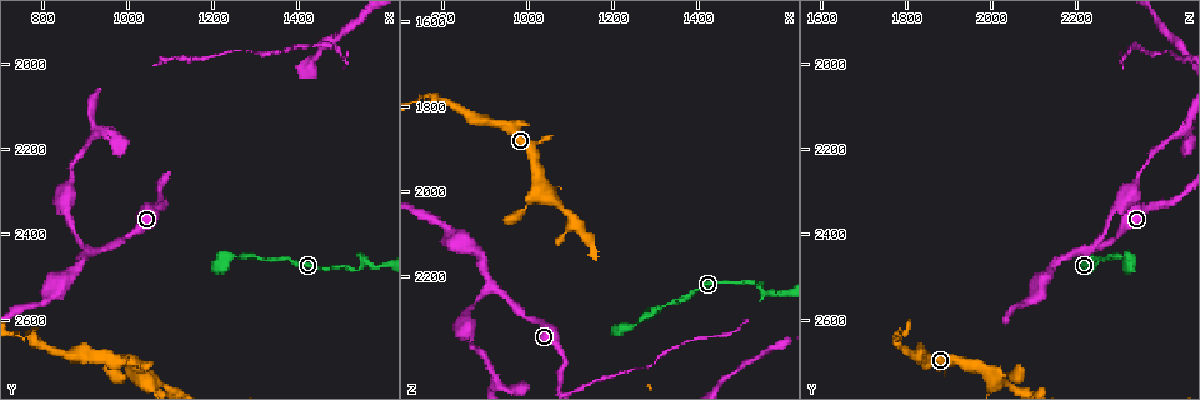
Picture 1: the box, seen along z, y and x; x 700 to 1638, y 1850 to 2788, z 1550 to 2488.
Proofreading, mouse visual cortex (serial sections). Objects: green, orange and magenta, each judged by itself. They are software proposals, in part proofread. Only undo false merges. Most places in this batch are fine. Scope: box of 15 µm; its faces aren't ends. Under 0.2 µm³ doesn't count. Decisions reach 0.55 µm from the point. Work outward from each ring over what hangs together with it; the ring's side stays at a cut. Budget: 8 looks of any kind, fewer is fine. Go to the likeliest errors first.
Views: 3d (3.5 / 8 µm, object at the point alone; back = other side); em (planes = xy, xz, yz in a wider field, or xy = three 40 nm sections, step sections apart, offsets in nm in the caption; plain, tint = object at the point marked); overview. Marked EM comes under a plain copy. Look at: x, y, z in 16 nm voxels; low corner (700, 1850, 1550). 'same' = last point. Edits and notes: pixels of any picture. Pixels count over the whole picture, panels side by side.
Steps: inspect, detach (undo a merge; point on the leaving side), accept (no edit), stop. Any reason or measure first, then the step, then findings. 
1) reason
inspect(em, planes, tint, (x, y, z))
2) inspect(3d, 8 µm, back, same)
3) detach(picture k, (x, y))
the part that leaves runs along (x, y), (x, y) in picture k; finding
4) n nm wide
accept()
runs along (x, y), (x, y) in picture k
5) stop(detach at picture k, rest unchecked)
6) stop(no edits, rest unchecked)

abrupt turn
inspect(3d, 3.5 µm, (1550, 2445, 2235))

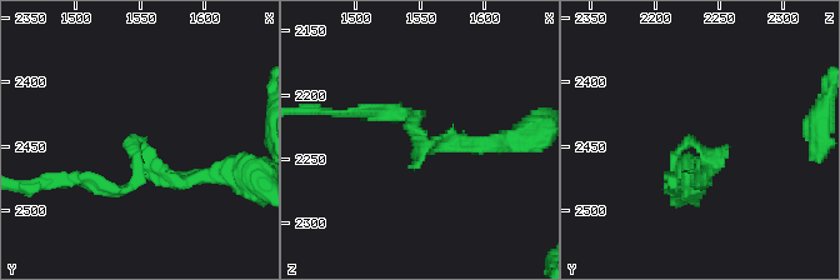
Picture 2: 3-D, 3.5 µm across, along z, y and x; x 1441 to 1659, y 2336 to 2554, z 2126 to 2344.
inspect(em, planes, tint, (1544, 2450, 2230))

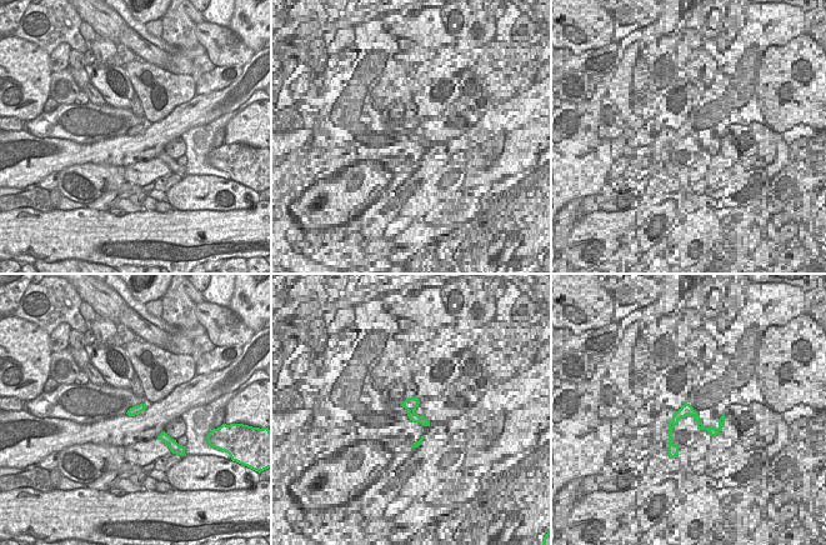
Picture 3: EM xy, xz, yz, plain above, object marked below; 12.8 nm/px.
inspect(em, xy, step 1, tint, same)

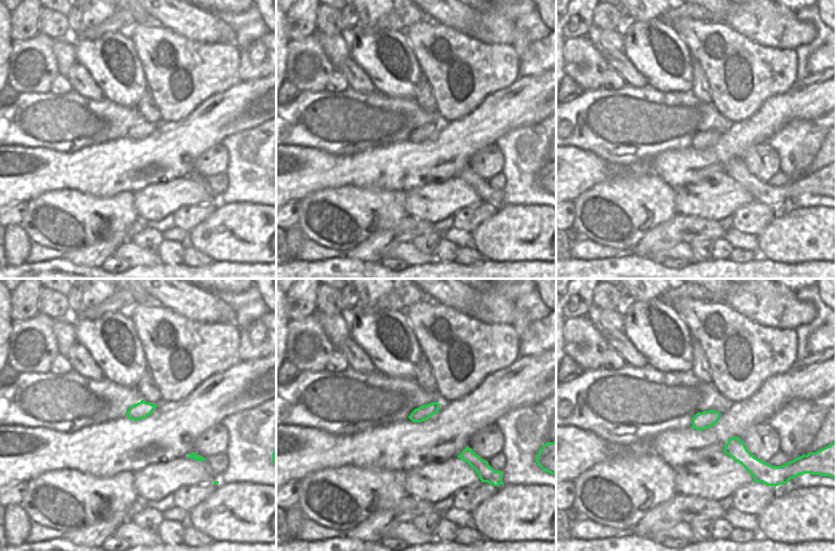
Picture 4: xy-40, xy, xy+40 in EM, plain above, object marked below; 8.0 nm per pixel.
130 nm wide
accept()
runs along (381, 113), (416, 115), (424, 148), (478, 144) in picture 2; continuous, no second cell

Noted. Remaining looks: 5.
side arm on a straight run
inspect(3d, 3.5 µm, (920, 2445, 2230))

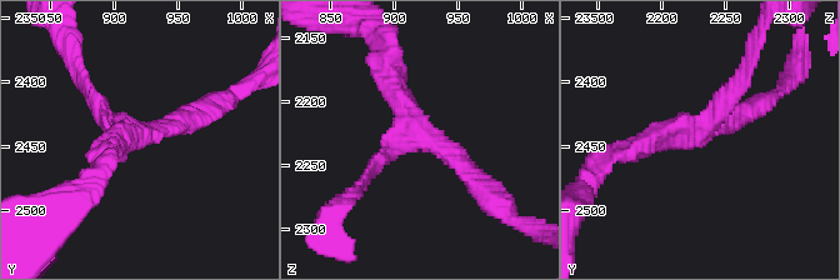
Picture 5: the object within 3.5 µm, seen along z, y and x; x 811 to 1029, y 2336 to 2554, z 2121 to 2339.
now the EM
inspect(em, xy, step 3, tint, (920, 2442, 2228))

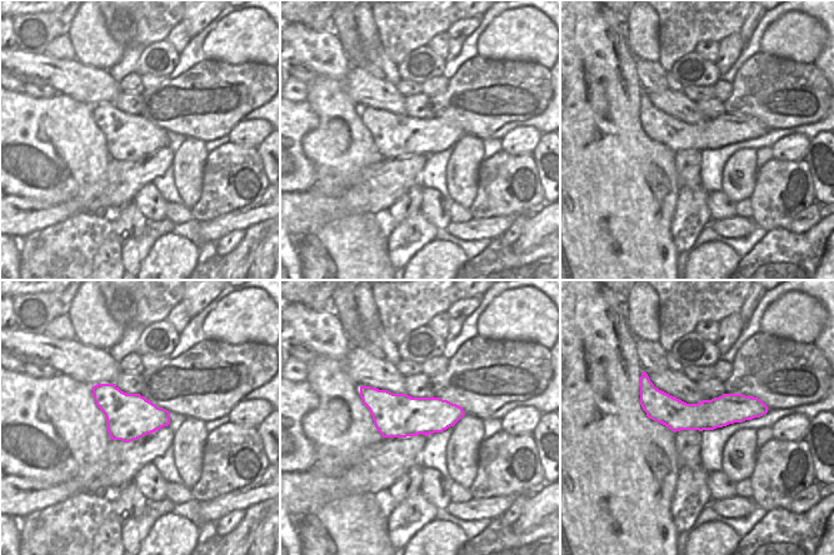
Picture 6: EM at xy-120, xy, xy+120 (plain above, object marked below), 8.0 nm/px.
360 nm wide
accept()
runs along (201, 109), (121, 133), (86, 86) in picture 5; all the same cell

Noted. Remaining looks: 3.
calibre changes
inspect(3d, 3.5 µm, (865, 2280, 2340))

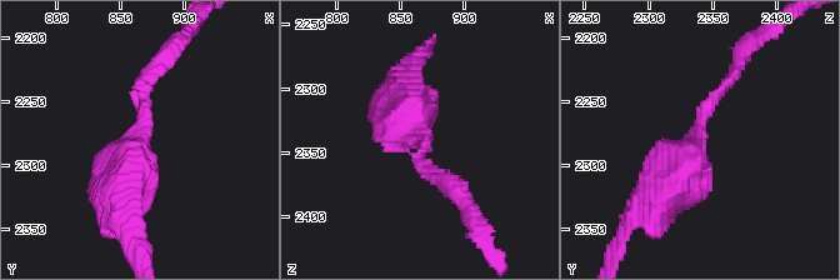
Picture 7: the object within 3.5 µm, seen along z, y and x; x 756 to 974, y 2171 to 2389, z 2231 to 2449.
arms of 150, 600 nm; need the tissue
inspect(em, xy, step 1, tint, (864, 2282, 2338))

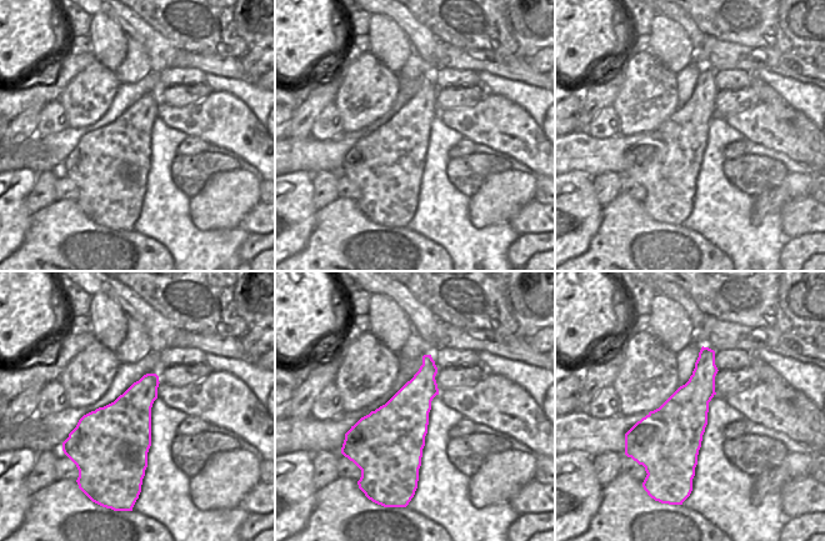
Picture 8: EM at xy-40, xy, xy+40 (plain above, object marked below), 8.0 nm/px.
accept()
runs along (646, 209), (733, 75) in picture 7; one cell here

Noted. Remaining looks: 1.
stop(no edits, rest unchecked)

